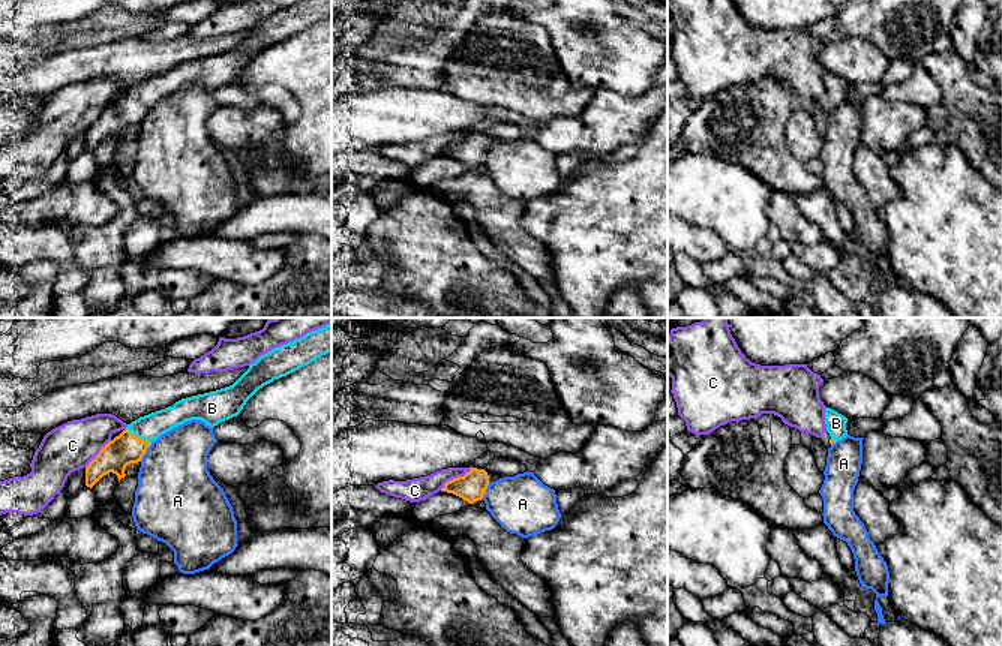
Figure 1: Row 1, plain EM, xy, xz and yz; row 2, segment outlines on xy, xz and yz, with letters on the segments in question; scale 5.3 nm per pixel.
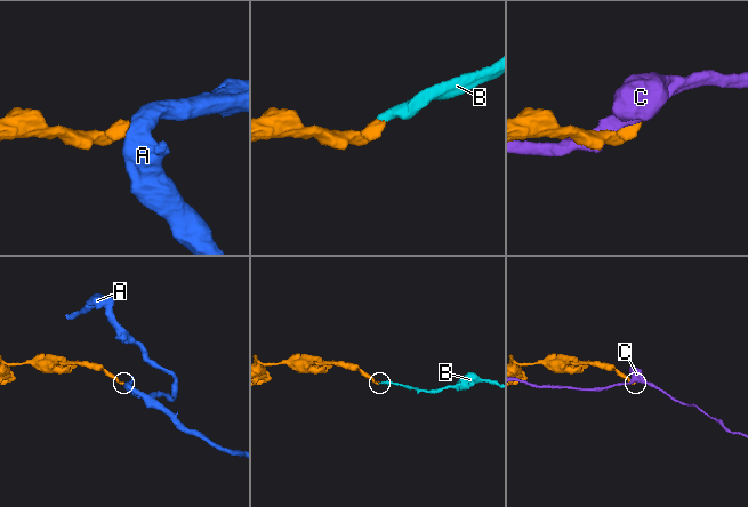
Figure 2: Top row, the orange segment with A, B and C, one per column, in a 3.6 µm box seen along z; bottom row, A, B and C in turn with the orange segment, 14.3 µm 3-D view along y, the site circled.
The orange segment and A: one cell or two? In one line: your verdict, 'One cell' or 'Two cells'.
Two cells

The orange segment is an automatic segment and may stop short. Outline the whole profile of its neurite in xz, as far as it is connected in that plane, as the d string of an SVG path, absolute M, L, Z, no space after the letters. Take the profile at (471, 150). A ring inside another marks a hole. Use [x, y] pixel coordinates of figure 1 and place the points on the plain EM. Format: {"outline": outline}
{"outline": "M471 132L464 141L447 145L441 156L453 157L468 168L474 168L483 163L489 147L489 139L484 133Z"}

